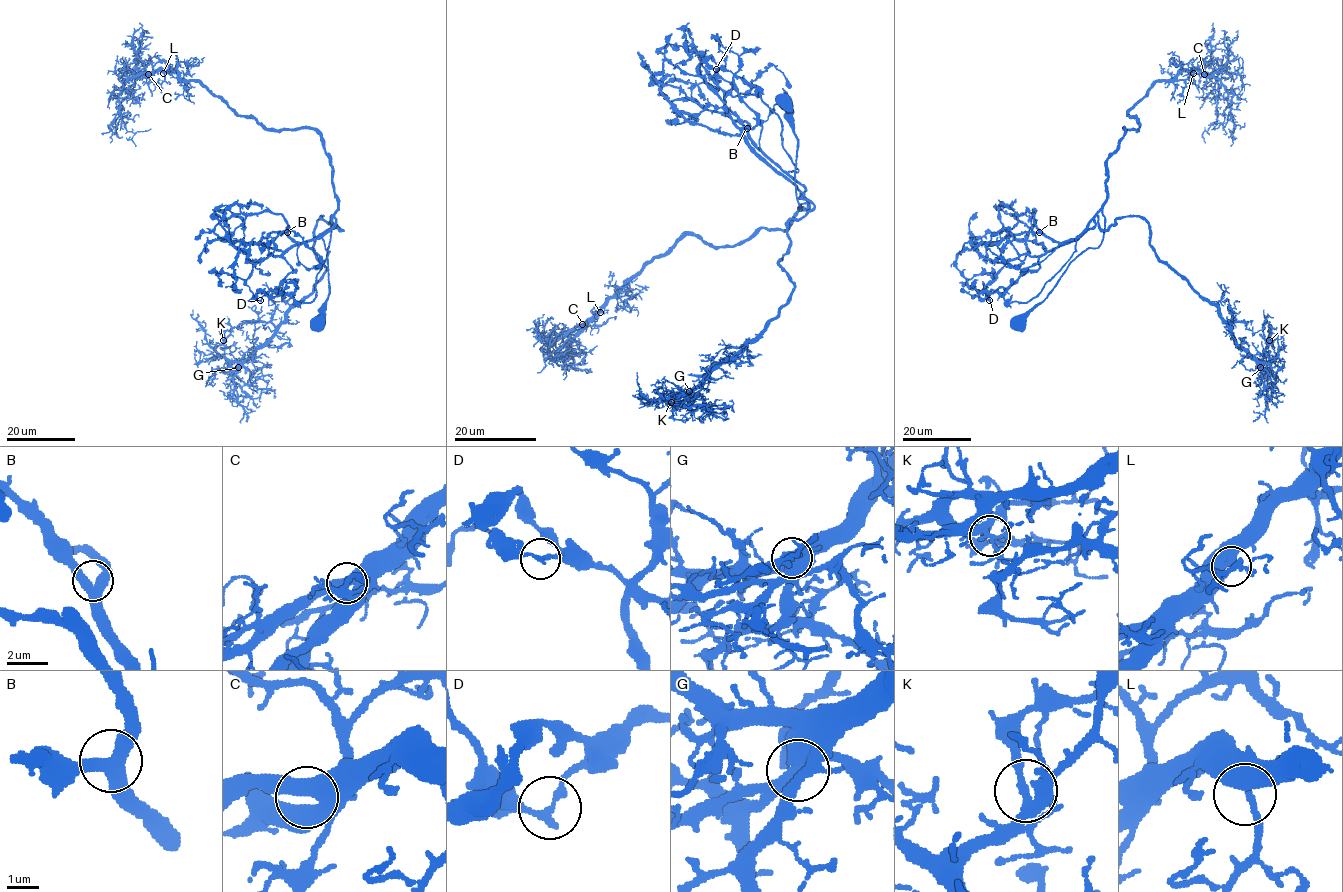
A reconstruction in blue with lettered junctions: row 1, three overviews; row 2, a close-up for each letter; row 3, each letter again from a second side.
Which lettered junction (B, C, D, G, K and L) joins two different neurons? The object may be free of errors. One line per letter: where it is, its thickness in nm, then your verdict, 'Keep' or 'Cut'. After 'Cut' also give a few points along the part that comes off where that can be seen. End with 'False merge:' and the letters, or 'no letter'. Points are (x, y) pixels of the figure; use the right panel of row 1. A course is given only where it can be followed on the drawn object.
B: Place: (1039, 232). Thickness 400 nm. Keep
C: Place: (1204, 74). Thickness 500 nm. Keep
D: Place: (989, 300). Thickness 240 nm. Cut. Course of the part to remove: (990, 299), (985, 285), (1009, 261), (1140, 216), (1153, 251), (1261, 361), (1263, 310)
G: Place: (1260, 367). Thickness 280 nm. Keep
K: Place: (1269, 340). Thickness 190 nm. Keep
L: Place: (1193, 73). Thickness 340 nm. Keep
False merge: D

